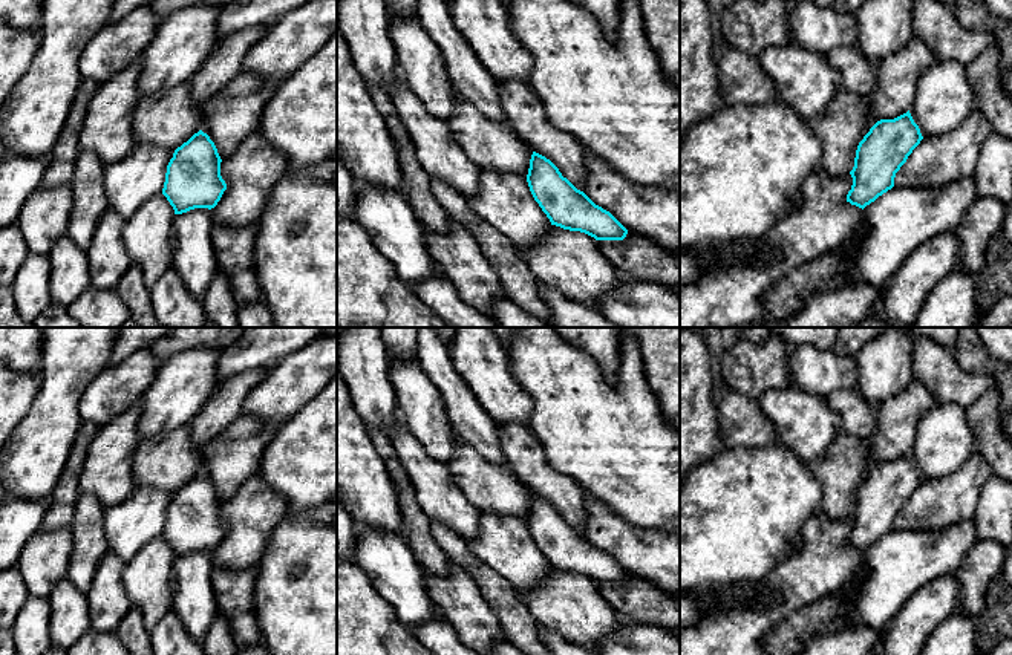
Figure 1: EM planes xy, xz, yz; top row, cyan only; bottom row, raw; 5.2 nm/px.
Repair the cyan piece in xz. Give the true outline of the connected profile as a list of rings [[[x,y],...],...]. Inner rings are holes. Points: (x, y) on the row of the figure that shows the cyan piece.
[[[533,152],[527,182],[551,225],[585,233],[596,240],[623,240],[628,230],[577,190],[545,156]]]

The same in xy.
[[[202,130],[175,150],[162,188],[175,214],[217,205],[227,190],[220,162],[214,142]]]

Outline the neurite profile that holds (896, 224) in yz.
[[[974,174],[965,176],[943,188],[894,185],[862,210],[857,231],[863,231],[865,236],[851,254],[851,269],[836,286],[853,282],[865,282],[873,286],[885,285],[920,245],[952,231],[977,199]]]

